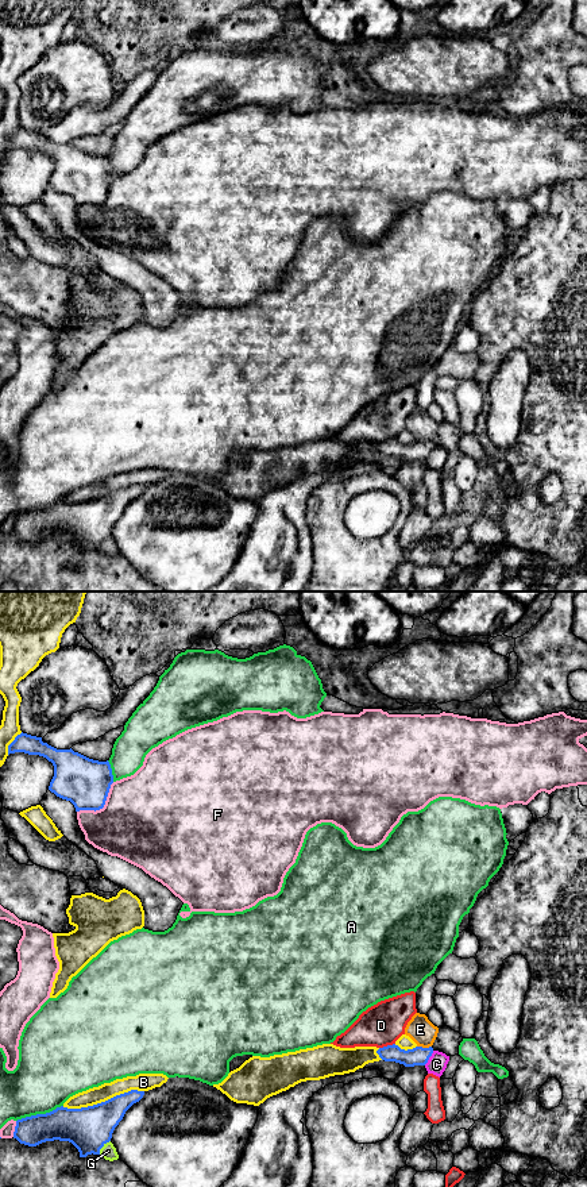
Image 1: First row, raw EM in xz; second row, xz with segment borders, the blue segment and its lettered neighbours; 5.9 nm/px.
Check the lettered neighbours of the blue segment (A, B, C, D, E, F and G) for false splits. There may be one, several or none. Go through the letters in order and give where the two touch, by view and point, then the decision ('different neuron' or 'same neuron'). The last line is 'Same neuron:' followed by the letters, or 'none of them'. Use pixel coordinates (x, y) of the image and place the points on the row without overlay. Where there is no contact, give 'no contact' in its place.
A: contact xz (39, 509); different neuron
B: contact xz (103, 497); different neuron
C: contact xz (429, 451); different neuron
D: contact xz (386, 442); different neuron
E: contact xz (424, 443); different neuron
F: contact xz (101, 203); different neuron
G: contact xz (103, 540); different neuron
Same neuron: none of them

